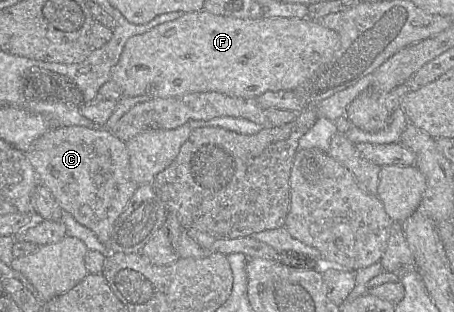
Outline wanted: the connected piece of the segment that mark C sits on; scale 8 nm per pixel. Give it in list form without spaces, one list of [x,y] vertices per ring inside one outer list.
[[[75,125],[63,126],[49,130],[24,153],[35,170],[39,182],[51,191],[61,209],[71,214],[77,222],[92,230],[100,242],[107,244],[115,222],[138,186],[132,177],[126,142],[117,138],[106,127],[93,129]]]

